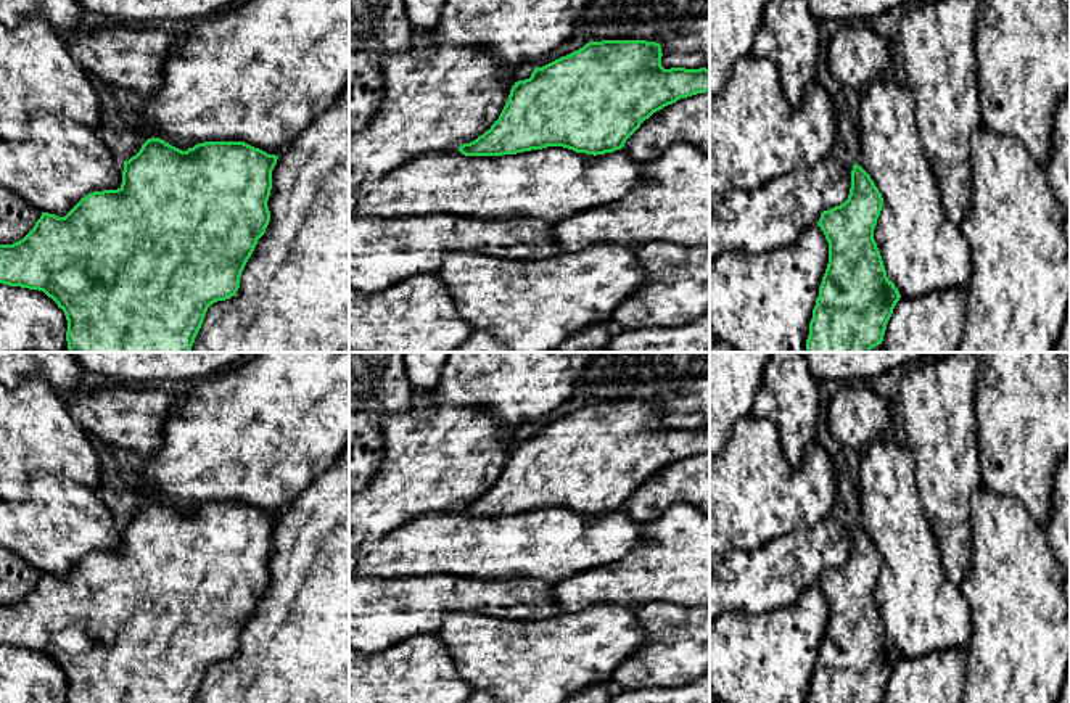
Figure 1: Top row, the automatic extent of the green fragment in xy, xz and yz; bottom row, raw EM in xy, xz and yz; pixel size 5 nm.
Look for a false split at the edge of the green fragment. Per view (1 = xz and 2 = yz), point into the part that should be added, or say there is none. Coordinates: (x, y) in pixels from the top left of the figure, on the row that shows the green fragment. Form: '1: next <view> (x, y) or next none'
1: next none
2: next none

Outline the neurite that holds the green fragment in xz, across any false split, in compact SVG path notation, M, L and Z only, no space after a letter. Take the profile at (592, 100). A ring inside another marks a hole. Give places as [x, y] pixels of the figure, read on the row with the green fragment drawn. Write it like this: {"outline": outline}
{"outline": "M589 42L515 82L499 119L459 151L502 156L563 146L597 156L621 150L653 113L710 92L710 69L665 69L661 56L656 42Z"}

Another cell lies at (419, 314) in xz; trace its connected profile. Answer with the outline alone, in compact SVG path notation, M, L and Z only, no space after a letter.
M436 273L415 275L373 296L349 288L349 352L452 352L475 330L459 317Z

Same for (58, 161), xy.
M37 113L19 140L0 140L0 187L58 217L88 193L121 188L122 171L98 134L64 116Z

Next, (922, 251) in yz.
M891 76L870 82L864 88L856 121L861 138L856 164L870 175L883 198L874 240L888 280L906 298L969 288L973 272L970 245L959 225L944 214L935 174L919 138L916 105L909 88Z

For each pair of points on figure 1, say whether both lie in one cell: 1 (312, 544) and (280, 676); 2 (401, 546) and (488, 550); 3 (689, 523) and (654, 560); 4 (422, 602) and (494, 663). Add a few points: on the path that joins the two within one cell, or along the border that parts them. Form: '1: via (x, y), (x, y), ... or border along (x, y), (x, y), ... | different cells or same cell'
1: via (312, 576), (312, 644) | same cell
2: via (422, 546), (464, 546), (467, 549) | same cell
3: via (683, 533), (663, 552) | same cell
4: border along (478, 613), (449, 612), (435, 633) | different cells

